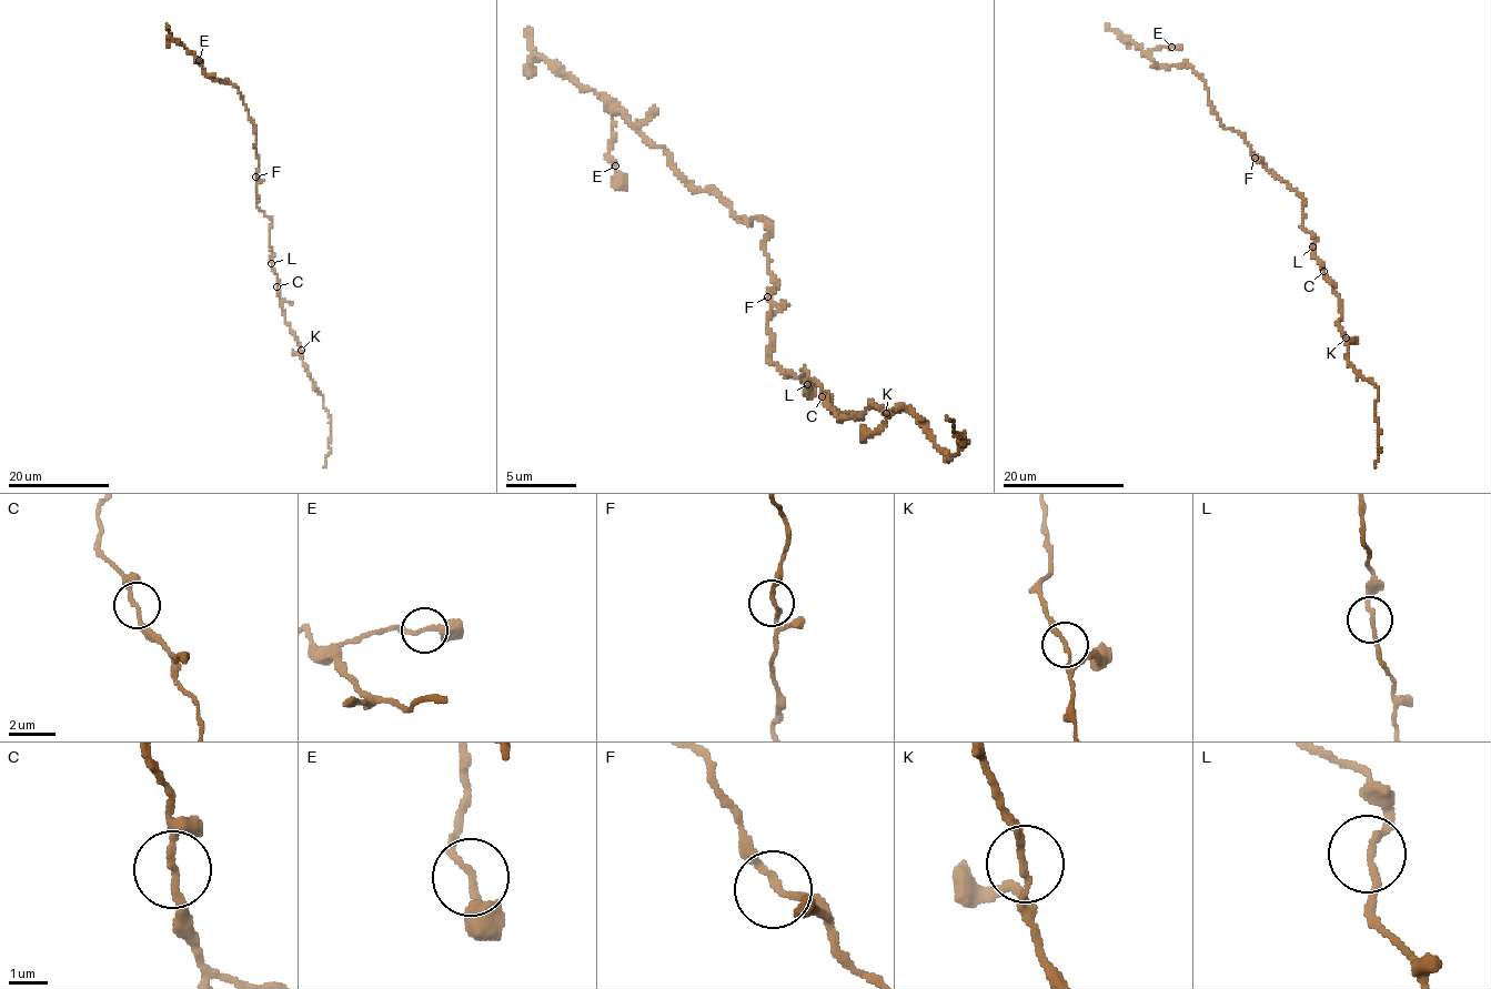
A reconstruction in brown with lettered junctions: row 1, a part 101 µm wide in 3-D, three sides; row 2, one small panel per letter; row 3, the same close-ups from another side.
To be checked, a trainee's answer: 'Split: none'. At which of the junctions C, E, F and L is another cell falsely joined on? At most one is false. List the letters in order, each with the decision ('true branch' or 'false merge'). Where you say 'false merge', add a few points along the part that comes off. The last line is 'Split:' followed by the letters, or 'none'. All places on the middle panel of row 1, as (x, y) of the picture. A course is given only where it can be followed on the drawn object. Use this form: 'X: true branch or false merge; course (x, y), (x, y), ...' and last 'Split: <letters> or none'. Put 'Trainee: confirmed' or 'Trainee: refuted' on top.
Trainee: confirmed
C: true branch
E: true branch
F: true branch
L: true branch
Split: none

